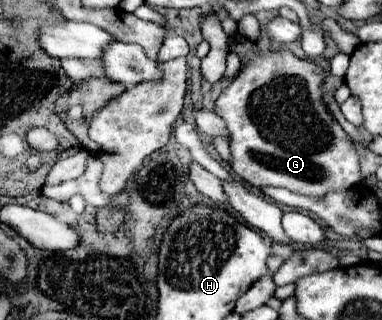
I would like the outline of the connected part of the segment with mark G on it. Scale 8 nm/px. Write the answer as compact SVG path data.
M243 36L229 38L228 46L230 52L239 54L243 68L215 100L215 114L221 116L231 130L233 172L257 188L271 184L309 196L325 196L327 192L349 190L357 184L361 180L361 170L355 144L333 118L321 96L321 84L325 82L327 72L311 60L297 58L289 50L255 52L255 44Z

